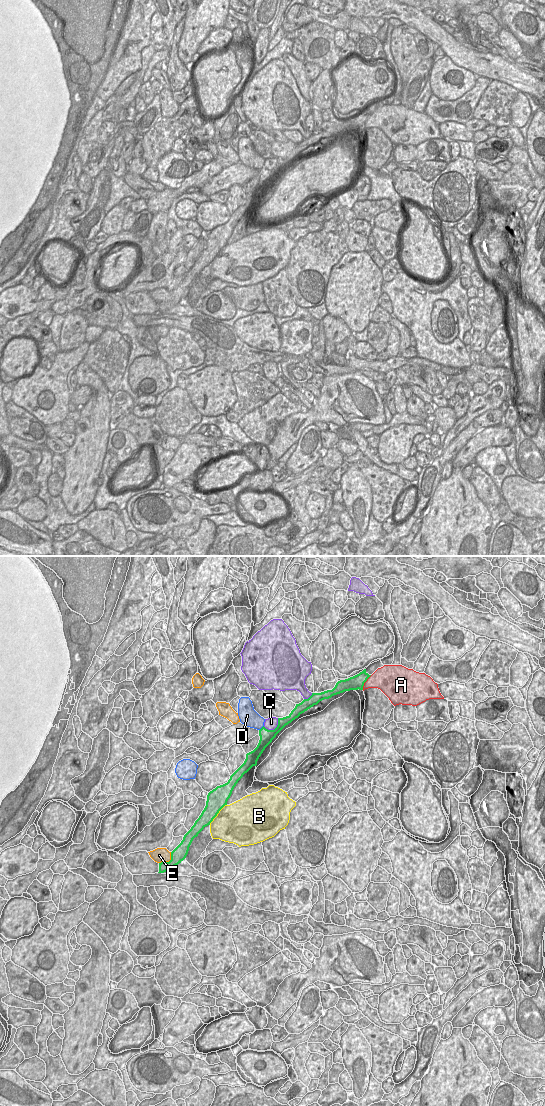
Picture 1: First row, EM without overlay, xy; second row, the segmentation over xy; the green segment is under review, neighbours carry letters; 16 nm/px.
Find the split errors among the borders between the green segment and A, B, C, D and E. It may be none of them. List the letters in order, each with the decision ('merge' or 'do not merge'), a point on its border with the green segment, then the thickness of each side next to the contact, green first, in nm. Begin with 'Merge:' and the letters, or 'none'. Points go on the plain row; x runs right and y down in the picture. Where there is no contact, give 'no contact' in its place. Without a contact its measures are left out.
Merge: none
A: do not merge; meets green in xy at (365, 121); 240 nm thick on the green side, 300 nm on the other
B: do not merge; meets green in xy at (217, 253); 320 nm thick on the green side, 480 nm on the other
C: do not merge; meets green in xy at (274, 169); 220 nm thick on the green side, 190 nm on the other
D: do not merge; meets green in xy at (261, 168); 220 nm thick on the green side, 280 nm on the other
E: do not merge; meets green in xy at (169, 301); 220 nm thick on the green side, 240 nm on the other

